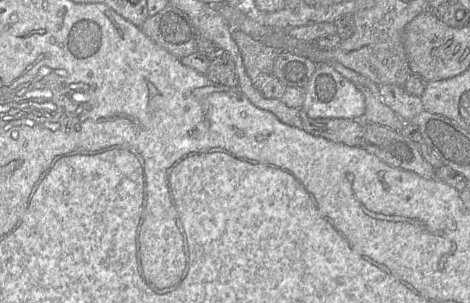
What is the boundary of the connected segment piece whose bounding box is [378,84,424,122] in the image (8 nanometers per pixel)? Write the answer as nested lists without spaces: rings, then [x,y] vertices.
[[[393,84],[378,86],[385,104],[405,122],[410,122],[410,120],[424,111],[420,97],[408,94],[402,86]]]

